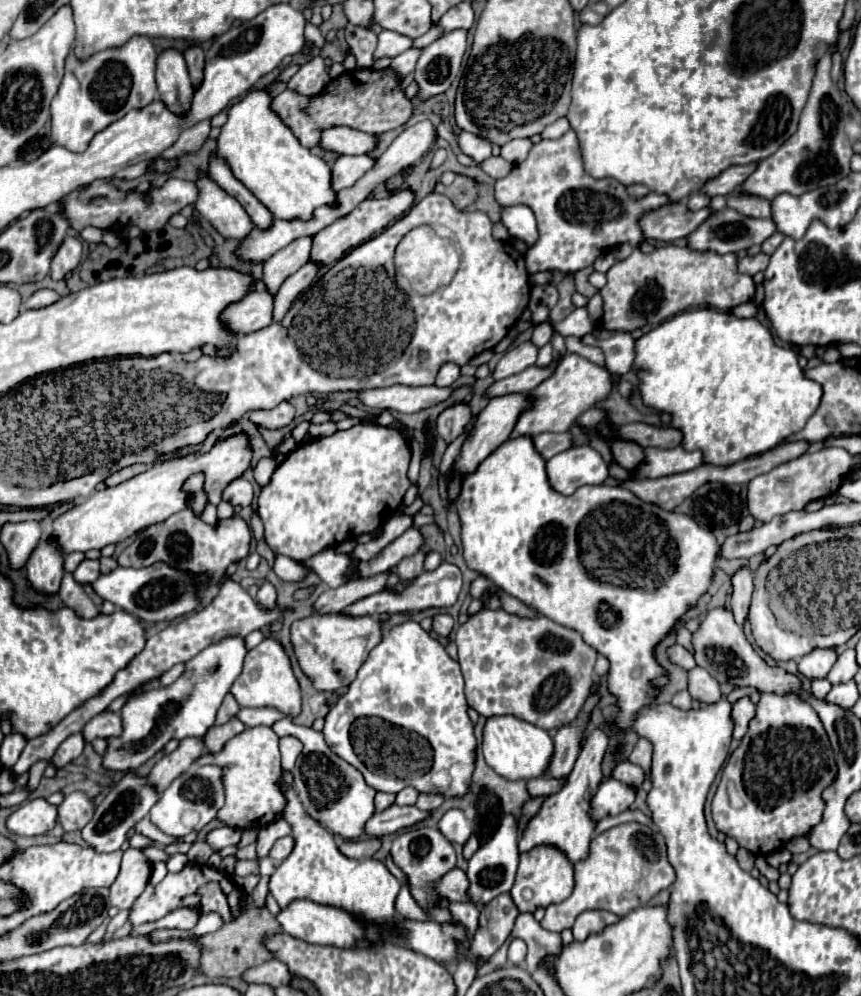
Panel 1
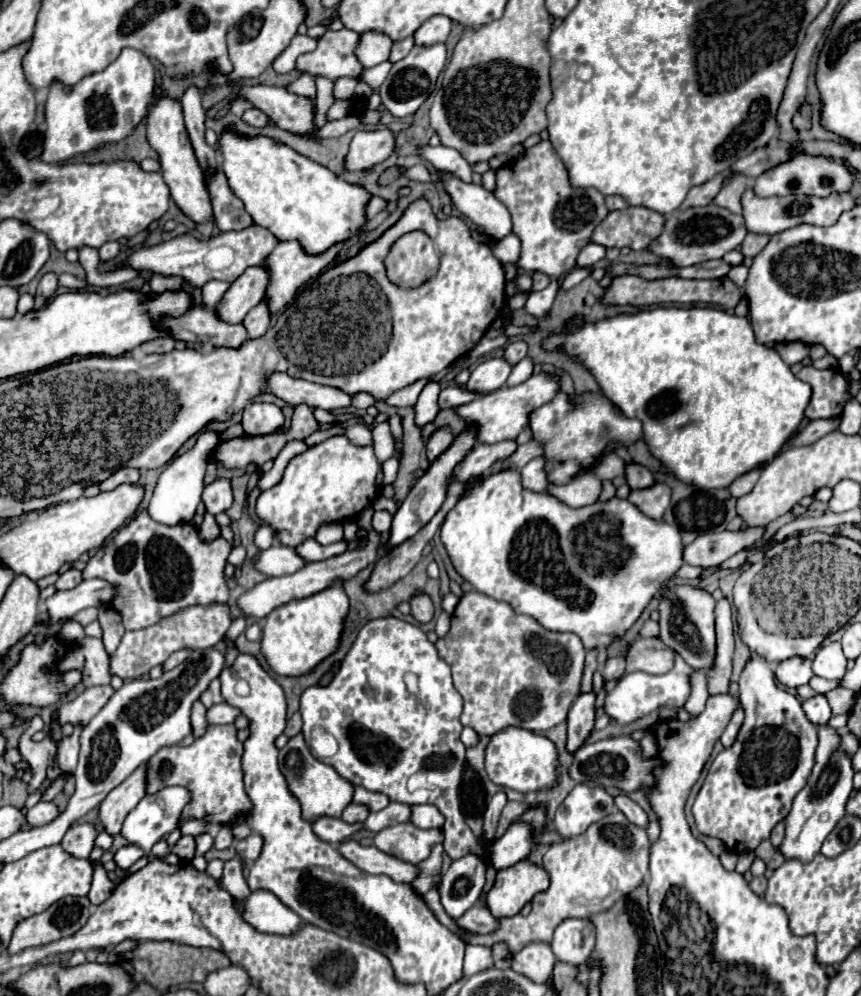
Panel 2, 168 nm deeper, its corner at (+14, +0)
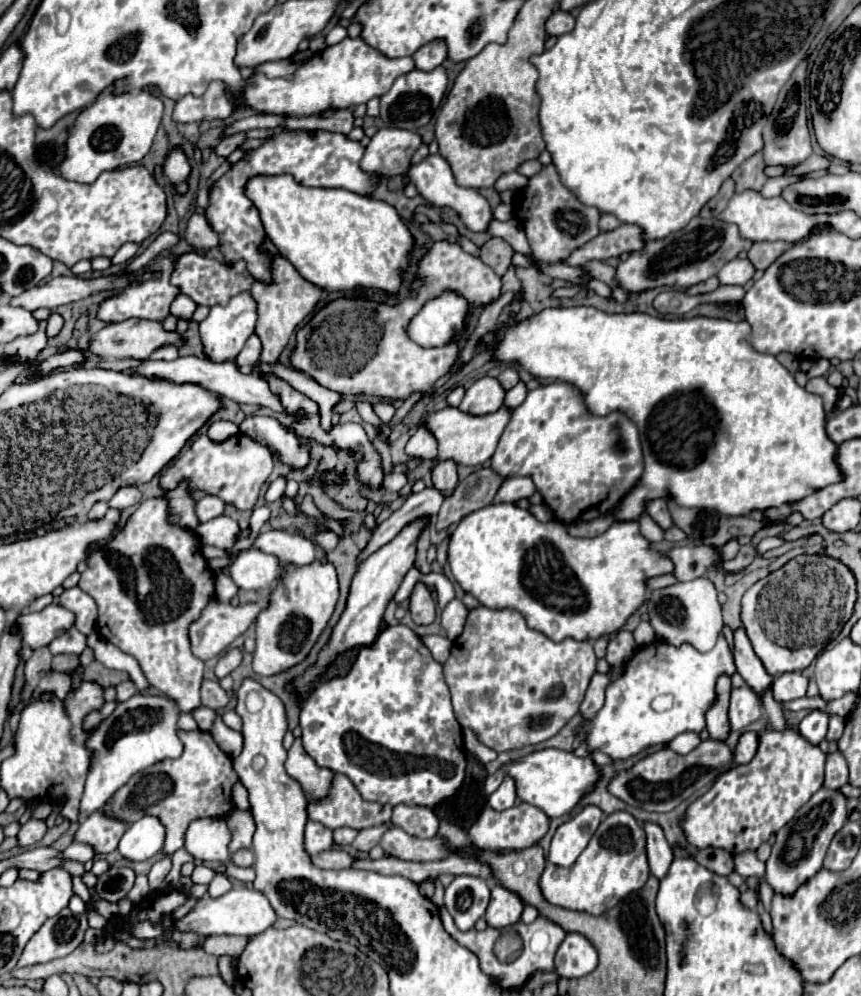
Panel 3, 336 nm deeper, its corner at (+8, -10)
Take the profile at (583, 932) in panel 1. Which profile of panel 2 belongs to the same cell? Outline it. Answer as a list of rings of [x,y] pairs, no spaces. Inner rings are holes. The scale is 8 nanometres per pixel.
[[[564,919],[552,939],[552,951],[558,961],[582,965],[588,961],[596,941],[596,929],[588,919]]]

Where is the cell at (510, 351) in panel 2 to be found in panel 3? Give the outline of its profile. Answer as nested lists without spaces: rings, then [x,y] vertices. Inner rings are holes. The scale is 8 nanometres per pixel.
[[[506,367],[506,369],[502,369],[502,373],[498,375],[498,381],[502,383],[502,387],[504,387],[504,389],[512,389],[512,387],[520,381],[520,375],[518,375],[518,371],[516,371],[516,369]]]

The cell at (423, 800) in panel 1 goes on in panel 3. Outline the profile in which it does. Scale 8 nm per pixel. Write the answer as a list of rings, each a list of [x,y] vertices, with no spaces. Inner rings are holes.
[[[382,823],[382,825],[378,825],[378,827],[362,829],[362,831],[358,833],[358,837],[352,841],[352,847],[358,849],[358,851],[370,851],[374,845],[380,843],[382,835],[384,835],[390,827],[394,827],[394,825],[392,825],[392,823]]]

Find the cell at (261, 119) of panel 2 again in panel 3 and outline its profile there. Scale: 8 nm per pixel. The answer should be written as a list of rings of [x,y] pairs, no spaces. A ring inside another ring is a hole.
[[[234,133],[234,135],[230,135],[230,137],[224,137],[224,139],[220,141],[220,145],[216,147],[216,153],[226,157],[226,155],[230,155],[232,151],[236,151],[244,141],[246,141],[246,133]]]

